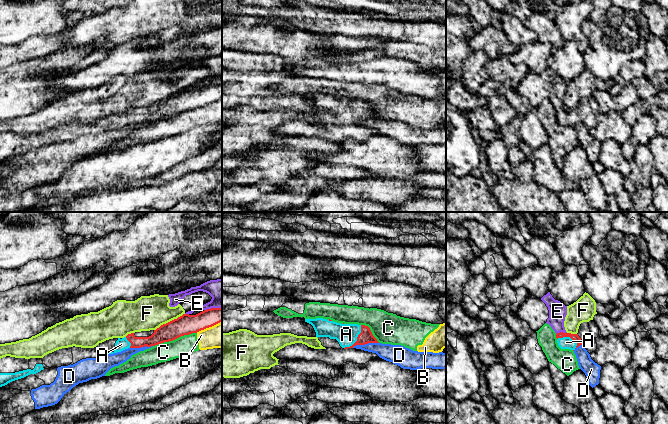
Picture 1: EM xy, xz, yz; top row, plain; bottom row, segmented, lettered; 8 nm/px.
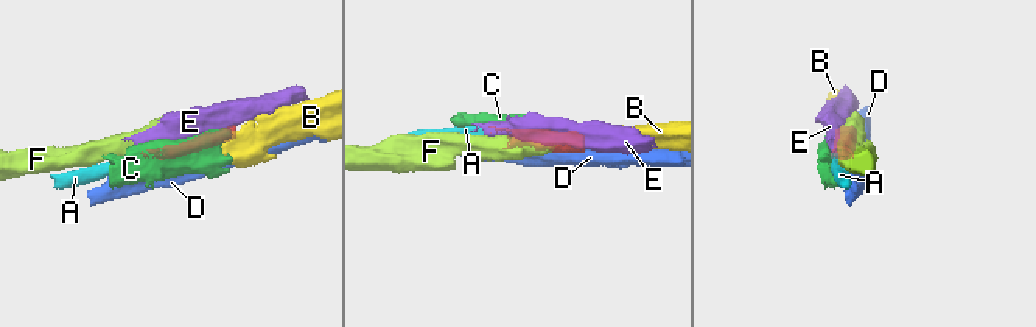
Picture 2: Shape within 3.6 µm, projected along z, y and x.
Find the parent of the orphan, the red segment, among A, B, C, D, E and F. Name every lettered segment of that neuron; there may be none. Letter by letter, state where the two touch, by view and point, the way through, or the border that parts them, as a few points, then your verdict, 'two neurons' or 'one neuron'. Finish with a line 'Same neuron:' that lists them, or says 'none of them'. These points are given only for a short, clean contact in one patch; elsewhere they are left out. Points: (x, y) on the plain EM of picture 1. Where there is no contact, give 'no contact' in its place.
A: meets red in xz at (357, 115); runs through xz (366, 112), (357, 115), (353, 111), (346, 110); one neuron
B: meets red in xy at (208, 103); border along xy (221, 97), (196, 108); two neurons
C: meets red in xy at (174, 115); two neurons
D: meets red in xz at (365, 119); two neurons
E: meets red in yz at (561, 108); two neurons
F: meets red in xy at (170, 97); two neurons
Same neuron: A

